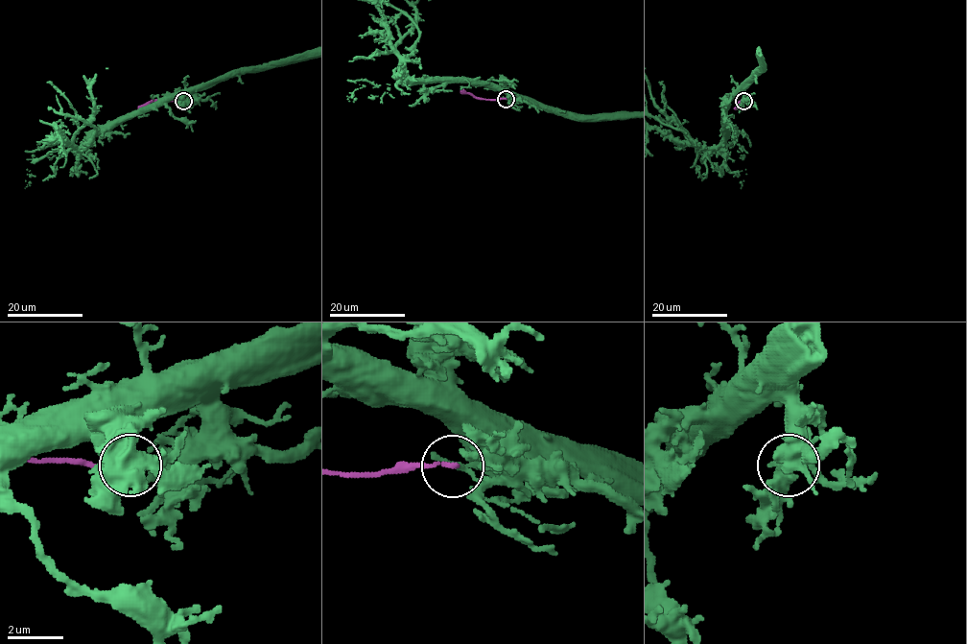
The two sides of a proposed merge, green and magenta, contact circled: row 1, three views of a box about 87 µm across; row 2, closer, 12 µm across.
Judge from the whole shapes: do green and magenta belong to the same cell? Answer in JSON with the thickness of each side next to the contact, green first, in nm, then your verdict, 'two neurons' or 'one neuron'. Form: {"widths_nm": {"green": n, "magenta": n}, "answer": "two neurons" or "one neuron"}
{"widths_nm": {"green": 130, "magenta": 150}, "answer": "two neurons"}

